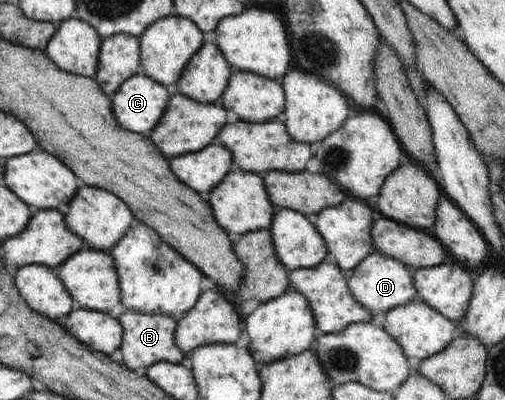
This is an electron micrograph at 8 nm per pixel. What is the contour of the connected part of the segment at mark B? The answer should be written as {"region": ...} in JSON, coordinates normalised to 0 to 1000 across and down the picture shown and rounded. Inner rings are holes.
{"region":[[[255,778],[234,790],[244,813],[244,855],[236,865],[242,878],[246,918],[269,930],[273,923],[295,923],[317,903],[356,908],[364,895],[360,868],[347,855],[352,803],[331,785],[285,785]]]}

